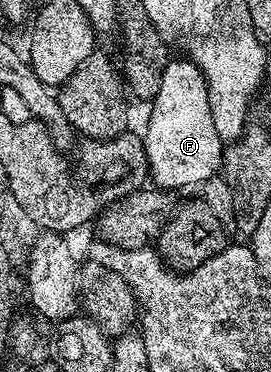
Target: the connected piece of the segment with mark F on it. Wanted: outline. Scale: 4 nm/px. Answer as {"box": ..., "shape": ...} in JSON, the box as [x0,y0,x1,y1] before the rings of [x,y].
{"box":[142,57,225,192],"shape":[[[173,57],[162,72],[162,84],[158,87],[158,96],[151,99],[152,111],[148,114],[148,127],[142,130],[145,154],[148,157],[148,172],[151,181],[159,189],[180,192],[183,186],[199,187],[206,180],[217,177],[224,161],[225,143],[214,129],[214,120],[210,117],[208,103],[208,85],[204,73],[187,57]]]}

